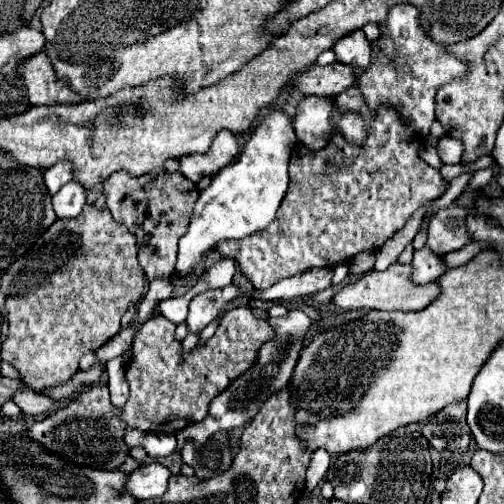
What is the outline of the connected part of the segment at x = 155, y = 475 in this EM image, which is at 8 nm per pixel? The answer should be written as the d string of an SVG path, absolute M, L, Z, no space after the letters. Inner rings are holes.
M148 463L136 469L134 473L128 475L126 491L134 495L136 499L150 499L150 497L162 497L168 489L168 479L170 479L170 469L160 465L160 463Z

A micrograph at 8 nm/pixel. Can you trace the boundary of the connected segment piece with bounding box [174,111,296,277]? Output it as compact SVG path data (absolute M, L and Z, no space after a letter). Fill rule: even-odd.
M270 111L260 127L252 133L242 151L242 157L238 157L232 165L220 169L220 173L212 177L212 183L204 191L200 191L190 217L190 225L178 243L174 277L192 275L200 259L208 251L212 251L216 243L226 239L244 239L272 223L290 181L290 145L292 149L296 145L296 133L290 125L290 117L284 111Z

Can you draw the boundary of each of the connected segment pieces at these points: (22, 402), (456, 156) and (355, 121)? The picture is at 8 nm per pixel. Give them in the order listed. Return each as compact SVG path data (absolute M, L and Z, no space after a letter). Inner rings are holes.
M18 391L16 397L14 397L16 405L26 413L26 415L38 415L38 413L44 413L48 409L52 409L54 401L46 395L40 395L40 393L34 393L34 391Z
M454 137L440 139L438 155L440 155L442 163L458 163L462 159L462 151L464 151L464 143L460 139L454 139Z
M346 113L344 115L344 135L348 141L360 145L366 137L366 123L362 121L360 115L356 113Z

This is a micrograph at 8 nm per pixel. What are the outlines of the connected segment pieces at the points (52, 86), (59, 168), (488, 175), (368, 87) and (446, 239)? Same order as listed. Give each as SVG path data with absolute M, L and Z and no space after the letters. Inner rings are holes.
M46 53L30 57L22 67L22 77L26 79L28 97L32 105L60 105L60 103L80 103L80 93L72 93L68 81L56 77L56 71Z
M58 161L56 165L48 167L44 171L44 181L48 191L54 195L62 185L72 181L72 163L70 161Z
M488 167L488 169L484 169L484 171L472 173L472 177L470 177L470 181L468 181L466 187L468 187L468 189L484 189L490 179L492 179L492 167Z
M394 5L388 13L386 23L380 25L380 39L372 43L372 65L364 69L356 85L364 93L366 103L374 109L380 103L390 103L420 135L428 135L434 123L434 95L436 89L466 73L466 65L452 55L444 53L446 45L434 43L422 33L418 23L420 11L412 5Z
M450 205L432 217L426 245L436 255L458 251L470 241L472 237L468 237L468 229L464 225L464 209L456 209L456 205Z

